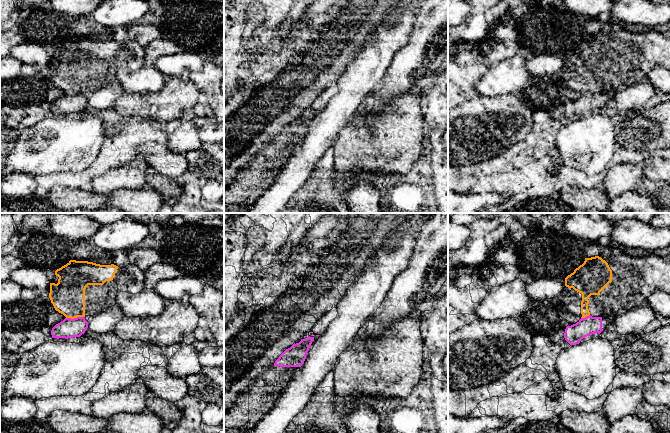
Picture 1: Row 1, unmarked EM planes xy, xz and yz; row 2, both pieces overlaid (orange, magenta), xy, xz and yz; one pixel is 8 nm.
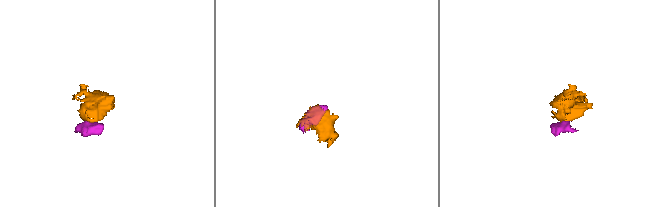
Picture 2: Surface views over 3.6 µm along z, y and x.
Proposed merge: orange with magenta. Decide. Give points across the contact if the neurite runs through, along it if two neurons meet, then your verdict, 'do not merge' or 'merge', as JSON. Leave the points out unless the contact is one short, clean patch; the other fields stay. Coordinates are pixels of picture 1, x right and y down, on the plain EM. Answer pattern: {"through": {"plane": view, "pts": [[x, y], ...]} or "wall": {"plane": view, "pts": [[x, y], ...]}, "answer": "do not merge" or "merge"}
{"through": {"plane": "xy", "pts": [[67, 72], [74, 86], [74, 93], [74, 98], [68, 104]]}, "answer": "merge"}

